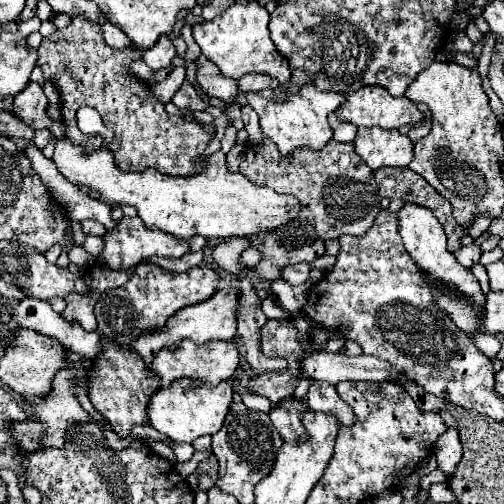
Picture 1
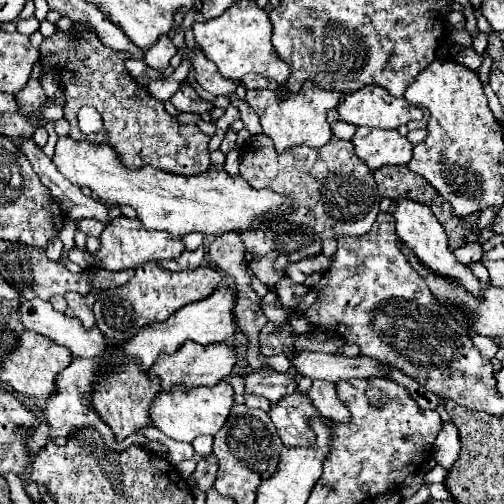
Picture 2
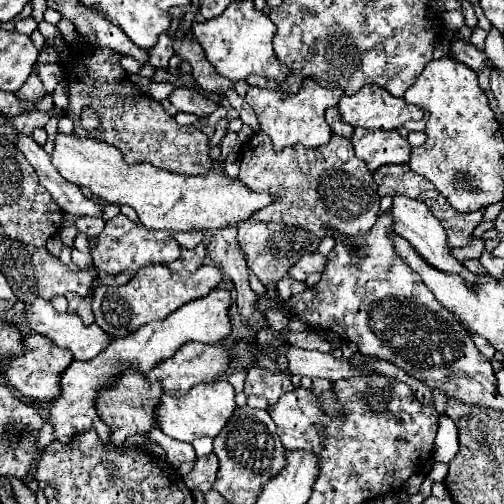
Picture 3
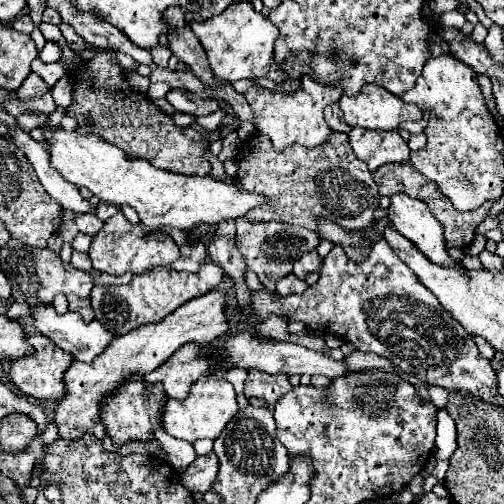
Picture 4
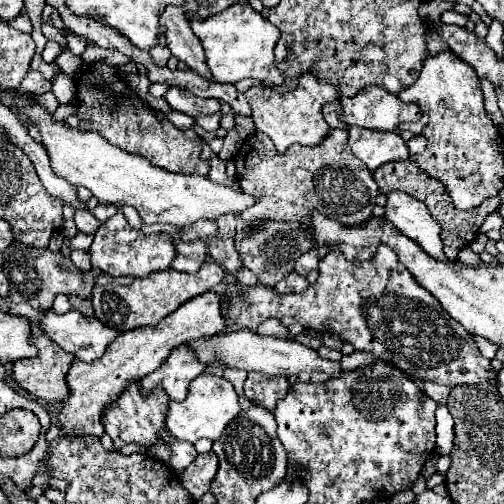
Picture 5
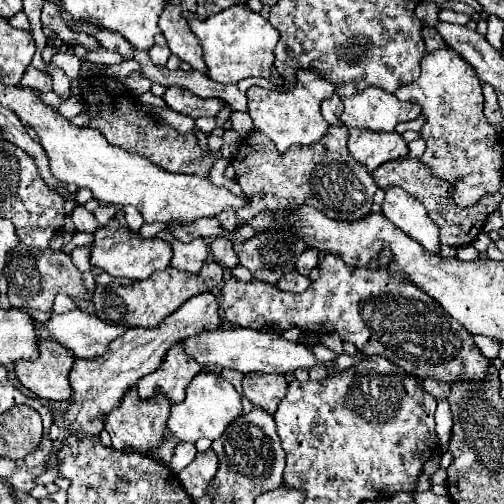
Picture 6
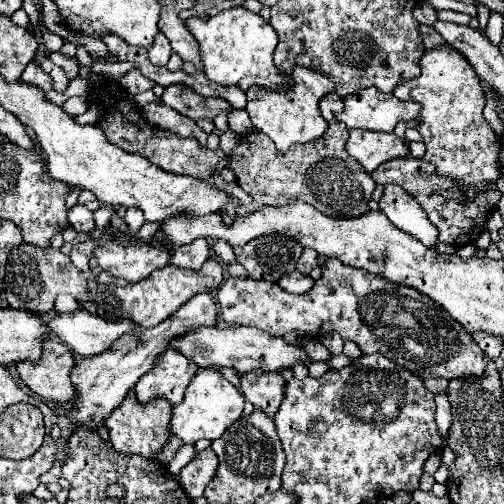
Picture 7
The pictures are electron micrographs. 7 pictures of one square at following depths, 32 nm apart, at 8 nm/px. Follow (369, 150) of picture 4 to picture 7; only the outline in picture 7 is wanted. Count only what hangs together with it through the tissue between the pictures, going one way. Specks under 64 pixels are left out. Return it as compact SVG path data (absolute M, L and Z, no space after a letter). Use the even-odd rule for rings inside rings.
M350 130L346 152L356 158L362 168L372 174L380 164L408 154L408 146L396 134L380 134L370 130Z

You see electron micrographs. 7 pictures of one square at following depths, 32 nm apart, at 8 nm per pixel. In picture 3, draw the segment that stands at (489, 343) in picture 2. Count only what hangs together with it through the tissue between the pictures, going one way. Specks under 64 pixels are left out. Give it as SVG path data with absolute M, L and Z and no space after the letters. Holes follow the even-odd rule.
M476 334L472 336L472 340L474 340L474 344L476 344L476 348L478 348L480 352L482 352L482 356L486 356L488 360L492 360L494 354L496 353L496 350L494 349L492 344L490 344L488 340L484 340L482 336L476 336Z

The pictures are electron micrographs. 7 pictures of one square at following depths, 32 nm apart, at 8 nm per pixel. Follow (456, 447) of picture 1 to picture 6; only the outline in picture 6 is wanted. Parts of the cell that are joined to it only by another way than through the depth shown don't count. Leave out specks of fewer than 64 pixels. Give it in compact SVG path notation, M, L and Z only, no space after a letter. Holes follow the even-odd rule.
M440 398L438 408L436 408L436 434L440 438L440 450L448 450L448 440L450 440L450 430L452 430L452 416L448 408L448 400Z

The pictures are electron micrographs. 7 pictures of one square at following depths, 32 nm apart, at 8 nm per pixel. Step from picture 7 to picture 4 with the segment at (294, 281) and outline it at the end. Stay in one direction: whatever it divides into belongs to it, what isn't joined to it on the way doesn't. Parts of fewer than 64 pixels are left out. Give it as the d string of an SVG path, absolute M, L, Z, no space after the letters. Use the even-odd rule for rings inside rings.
M292 274L284 276L284 278L278 280L278 284L276 284L276 292L278 292L280 296L288 296L288 294L294 294L294 292L304 292L306 288L308 288L306 280L300 280L298 276L292 276Z

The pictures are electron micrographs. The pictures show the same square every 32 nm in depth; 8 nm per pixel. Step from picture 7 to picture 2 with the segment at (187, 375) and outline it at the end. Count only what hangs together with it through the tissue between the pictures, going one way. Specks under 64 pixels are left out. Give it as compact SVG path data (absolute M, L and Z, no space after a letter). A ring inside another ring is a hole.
M184 342L176 354L172 356L160 356L156 364L148 370L150 378L160 378L162 390L170 392L174 386L184 386L184 388L194 388L194 386L212 386L218 380L230 376L232 368L236 364L236 354L234 348L228 346L226 342L214 342L214 344L196 344L196 342Z

